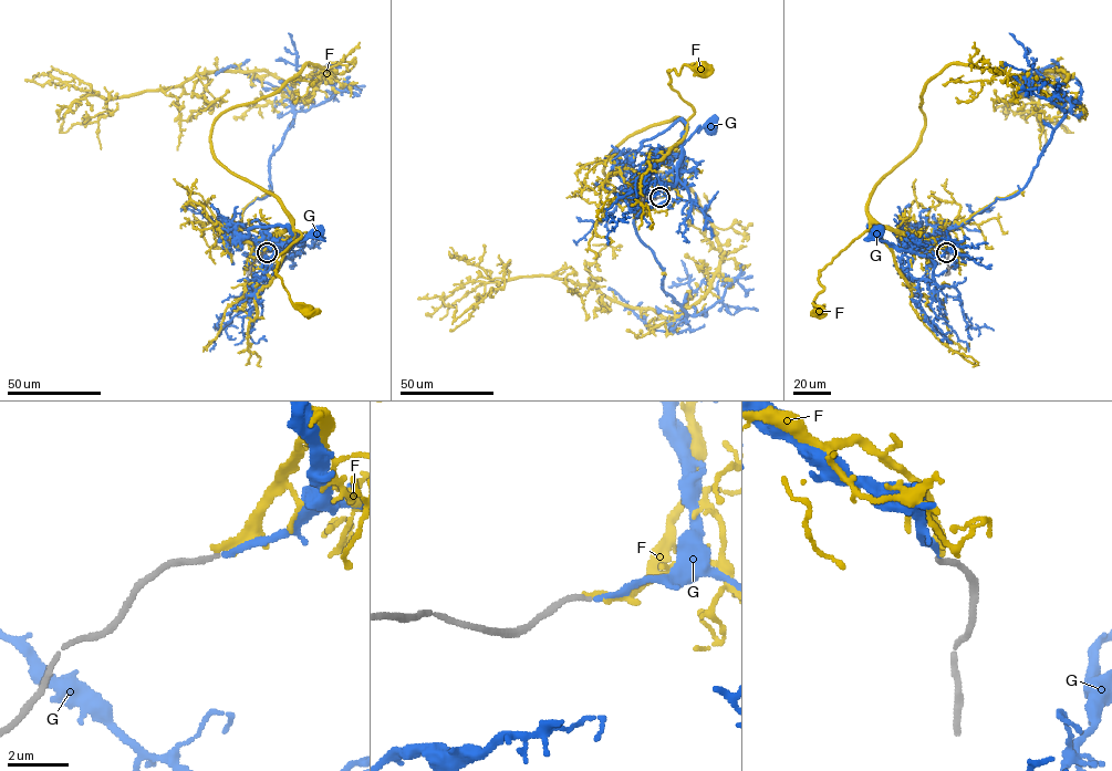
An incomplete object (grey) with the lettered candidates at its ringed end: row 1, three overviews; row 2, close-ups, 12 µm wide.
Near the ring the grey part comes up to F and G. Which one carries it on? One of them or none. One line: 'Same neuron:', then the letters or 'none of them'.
Same neuron: G

